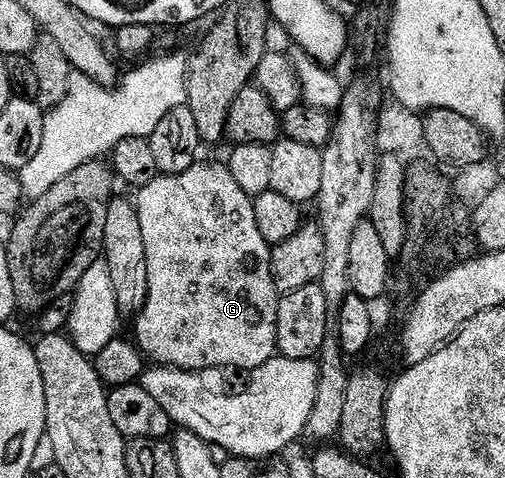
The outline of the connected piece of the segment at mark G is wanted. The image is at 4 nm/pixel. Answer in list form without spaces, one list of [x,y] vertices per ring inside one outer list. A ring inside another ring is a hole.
[[[196,161],[192,167],[185,169],[185,173],[177,173],[176,175],[160,175],[153,181],[149,181],[149,185],[138,188],[137,195],[139,199],[134,200],[137,213],[141,217],[141,237],[145,237],[145,257],[149,265],[149,297],[145,301],[145,305],[140,309],[138,315],[134,316],[133,323],[135,323],[135,335],[133,334],[134,342],[137,344],[140,351],[152,364],[162,365],[165,367],[180,367],[182,371],[204,371],[205,369],[213,369],[214,367],[225,367],[237,371],[252,371],[254,367],[265,365],[265,361],[276,358],[277,348],[275,342],[277,341],[277,309],[279,308],[279,301],[281,292],[275,288],[273,281],[273,273],[271,272],[271,248],[272,244],[265,241],[265,237],[261,237],[261,229],[257,229],[257,217],[255,216],[255,204],[252,196],[245,193],[245,189],[241,189],[241,185],[237,185],[237,181],[233,181],[233,173],[222,162],[220,163],[203,163],[203,161]]]

